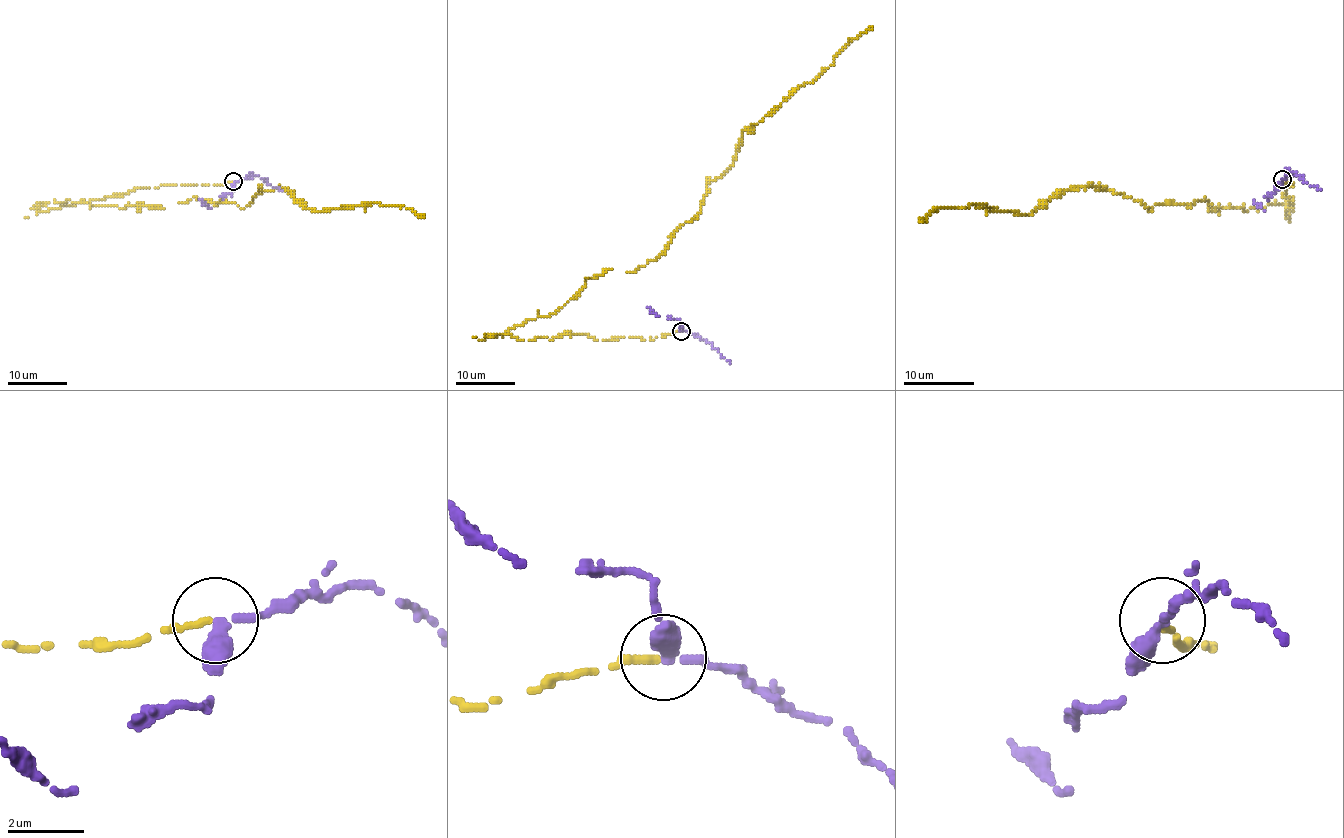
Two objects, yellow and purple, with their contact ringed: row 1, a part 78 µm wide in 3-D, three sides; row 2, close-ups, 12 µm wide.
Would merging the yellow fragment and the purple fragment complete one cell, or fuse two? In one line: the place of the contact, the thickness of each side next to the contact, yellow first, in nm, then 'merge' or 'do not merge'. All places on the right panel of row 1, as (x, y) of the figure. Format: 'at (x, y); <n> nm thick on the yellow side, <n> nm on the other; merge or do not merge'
at (1282, 179); 200 nm thick on the yellow side, 300 nm on the other; do not merge

